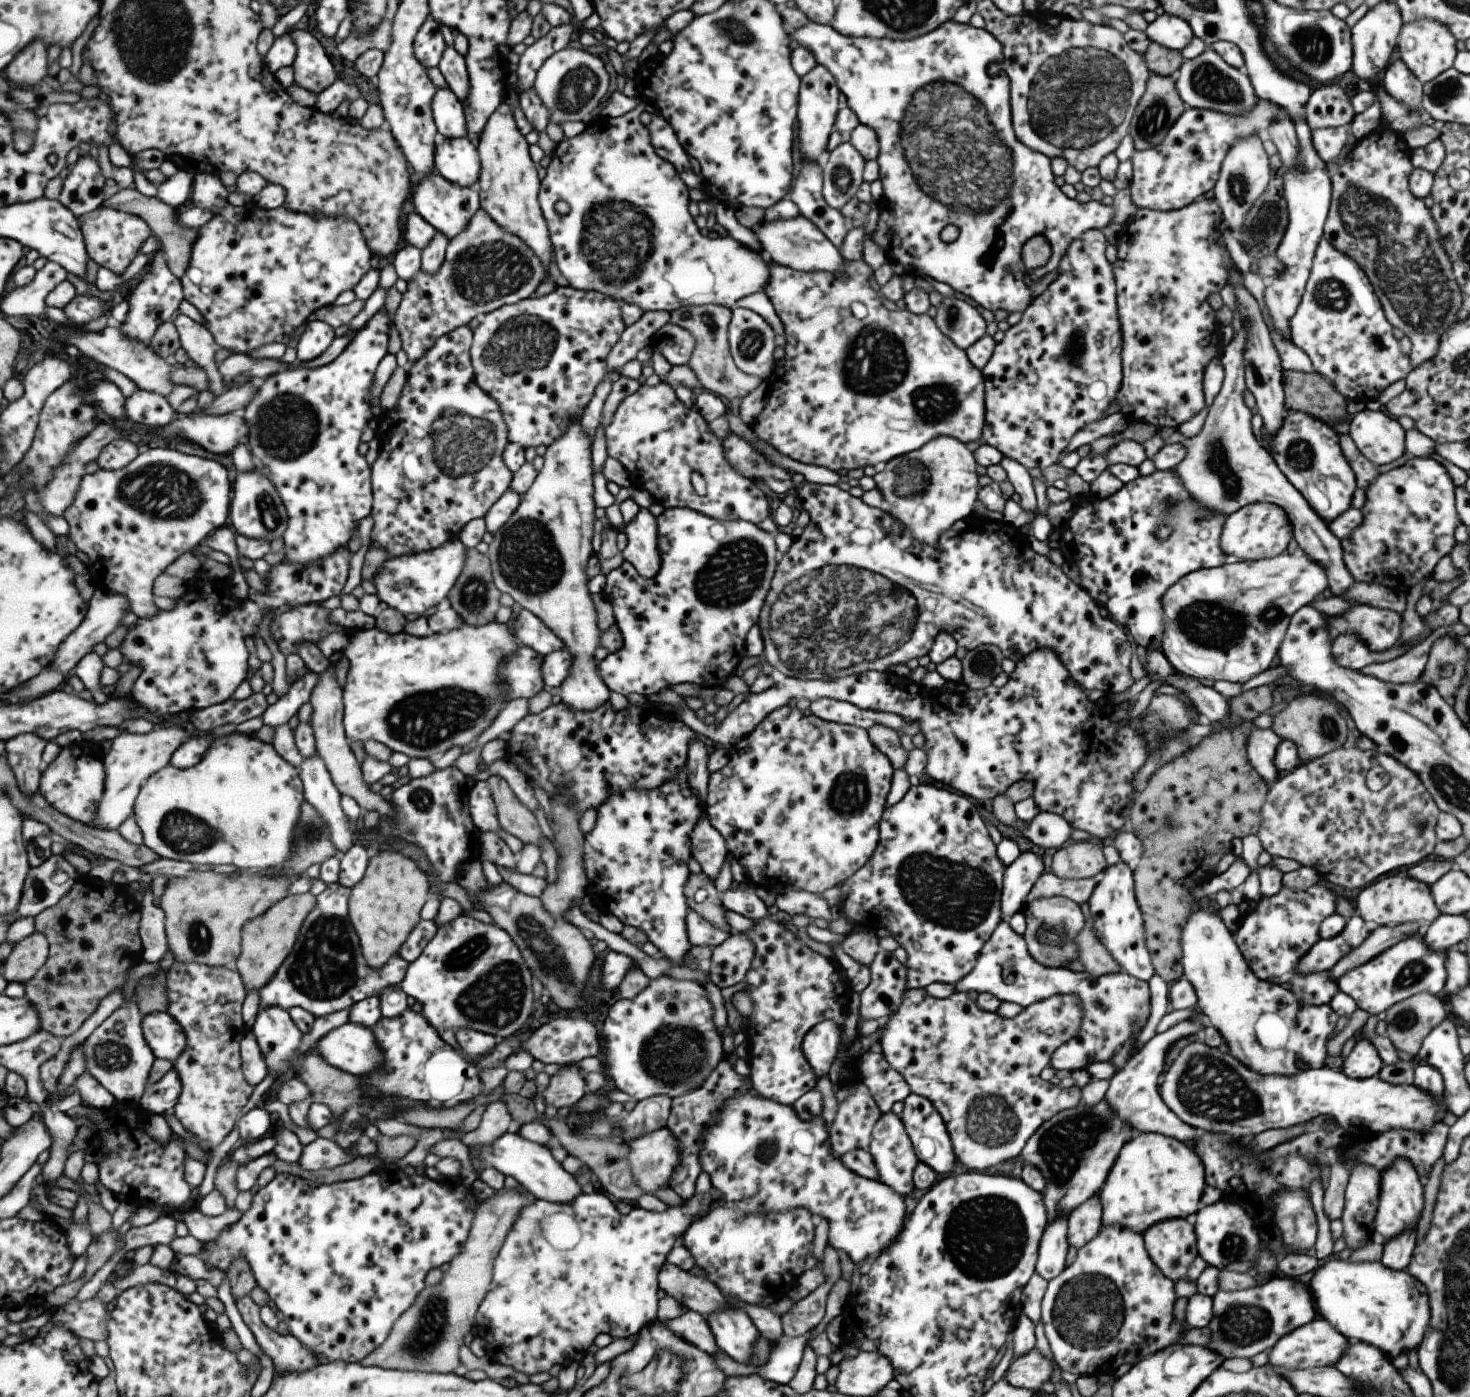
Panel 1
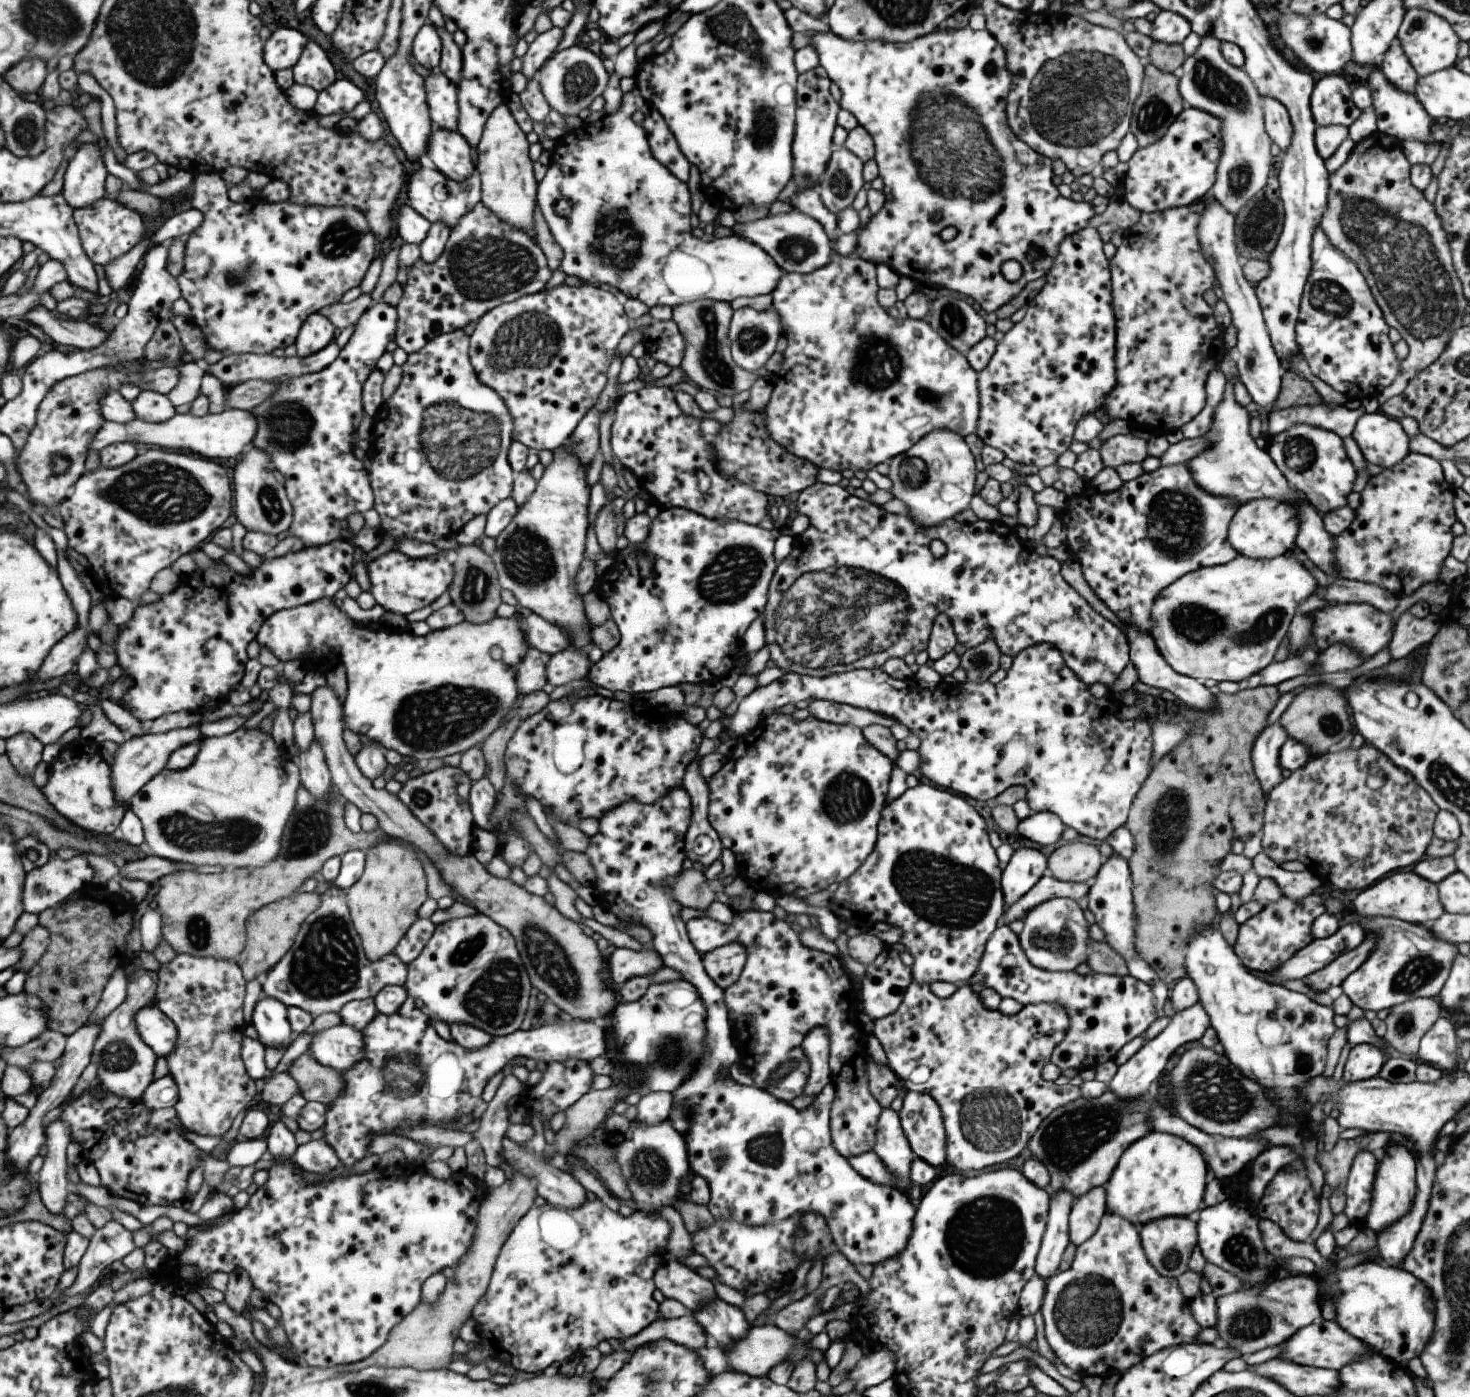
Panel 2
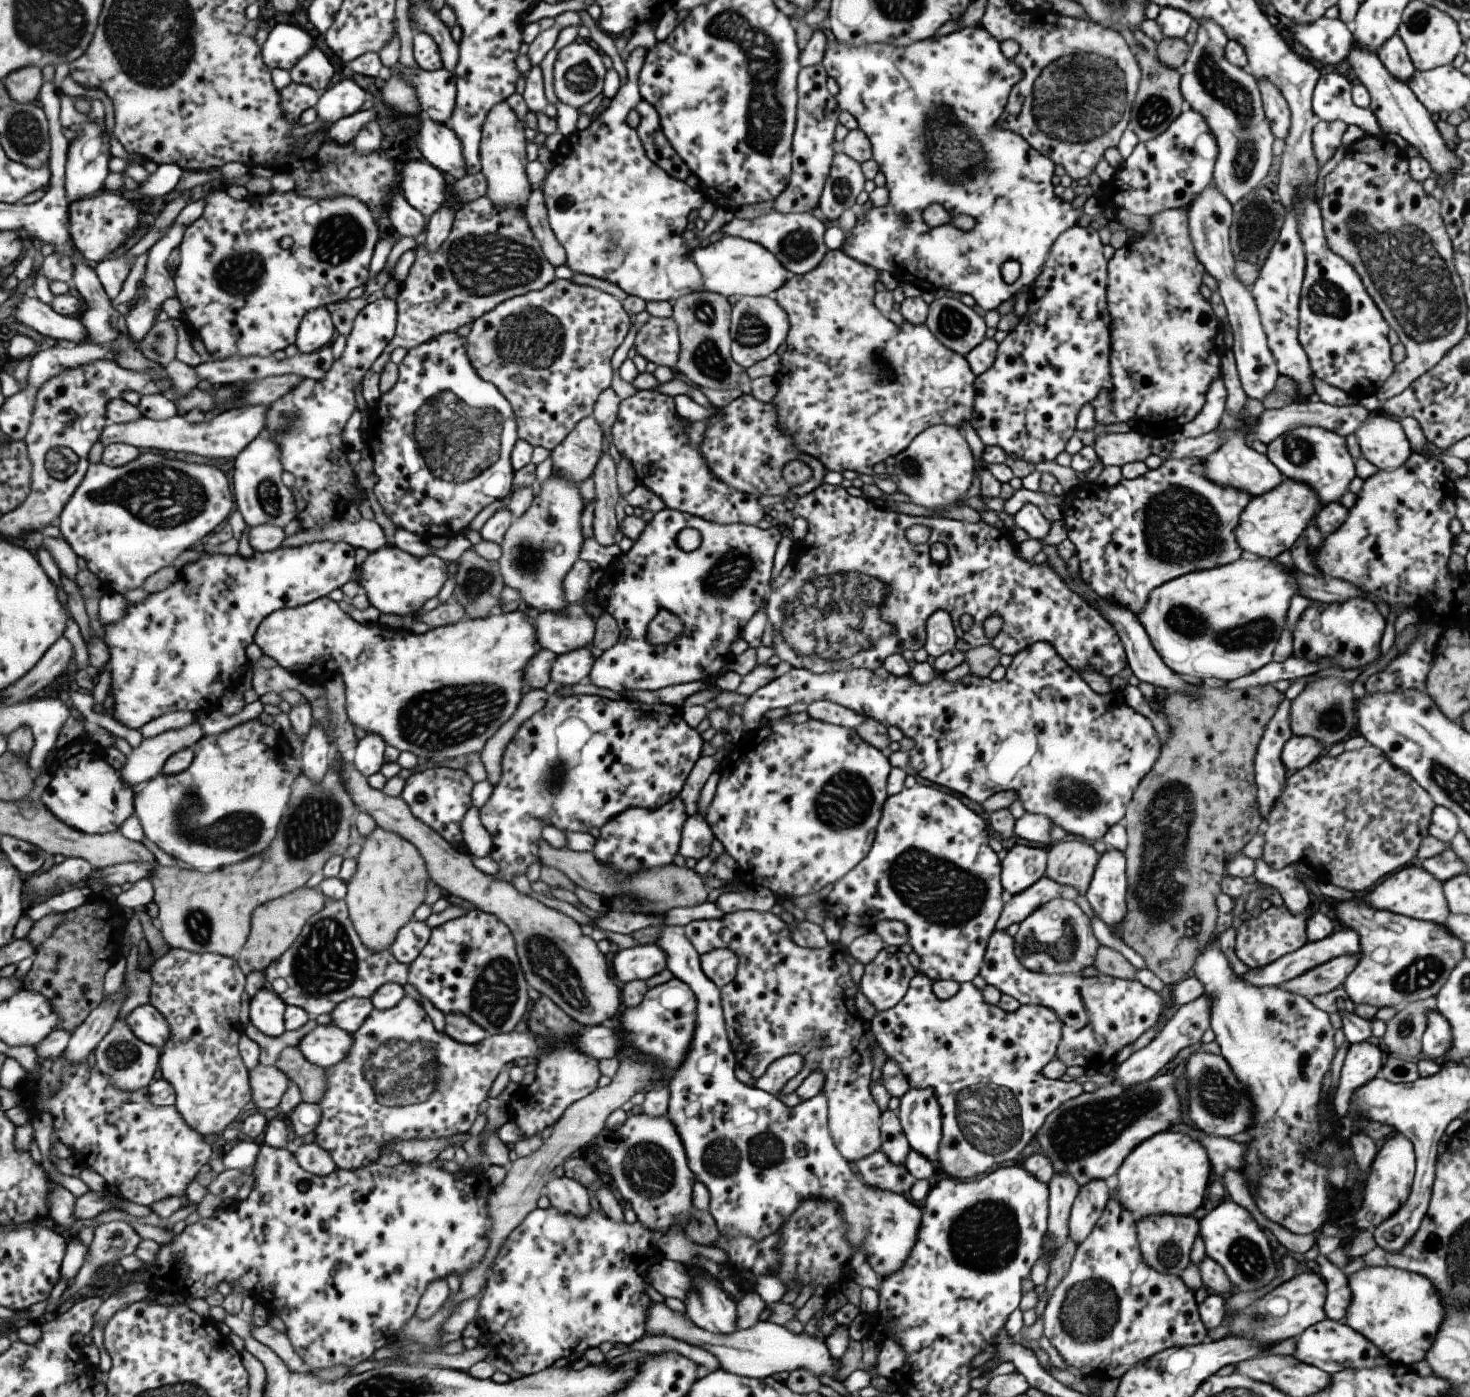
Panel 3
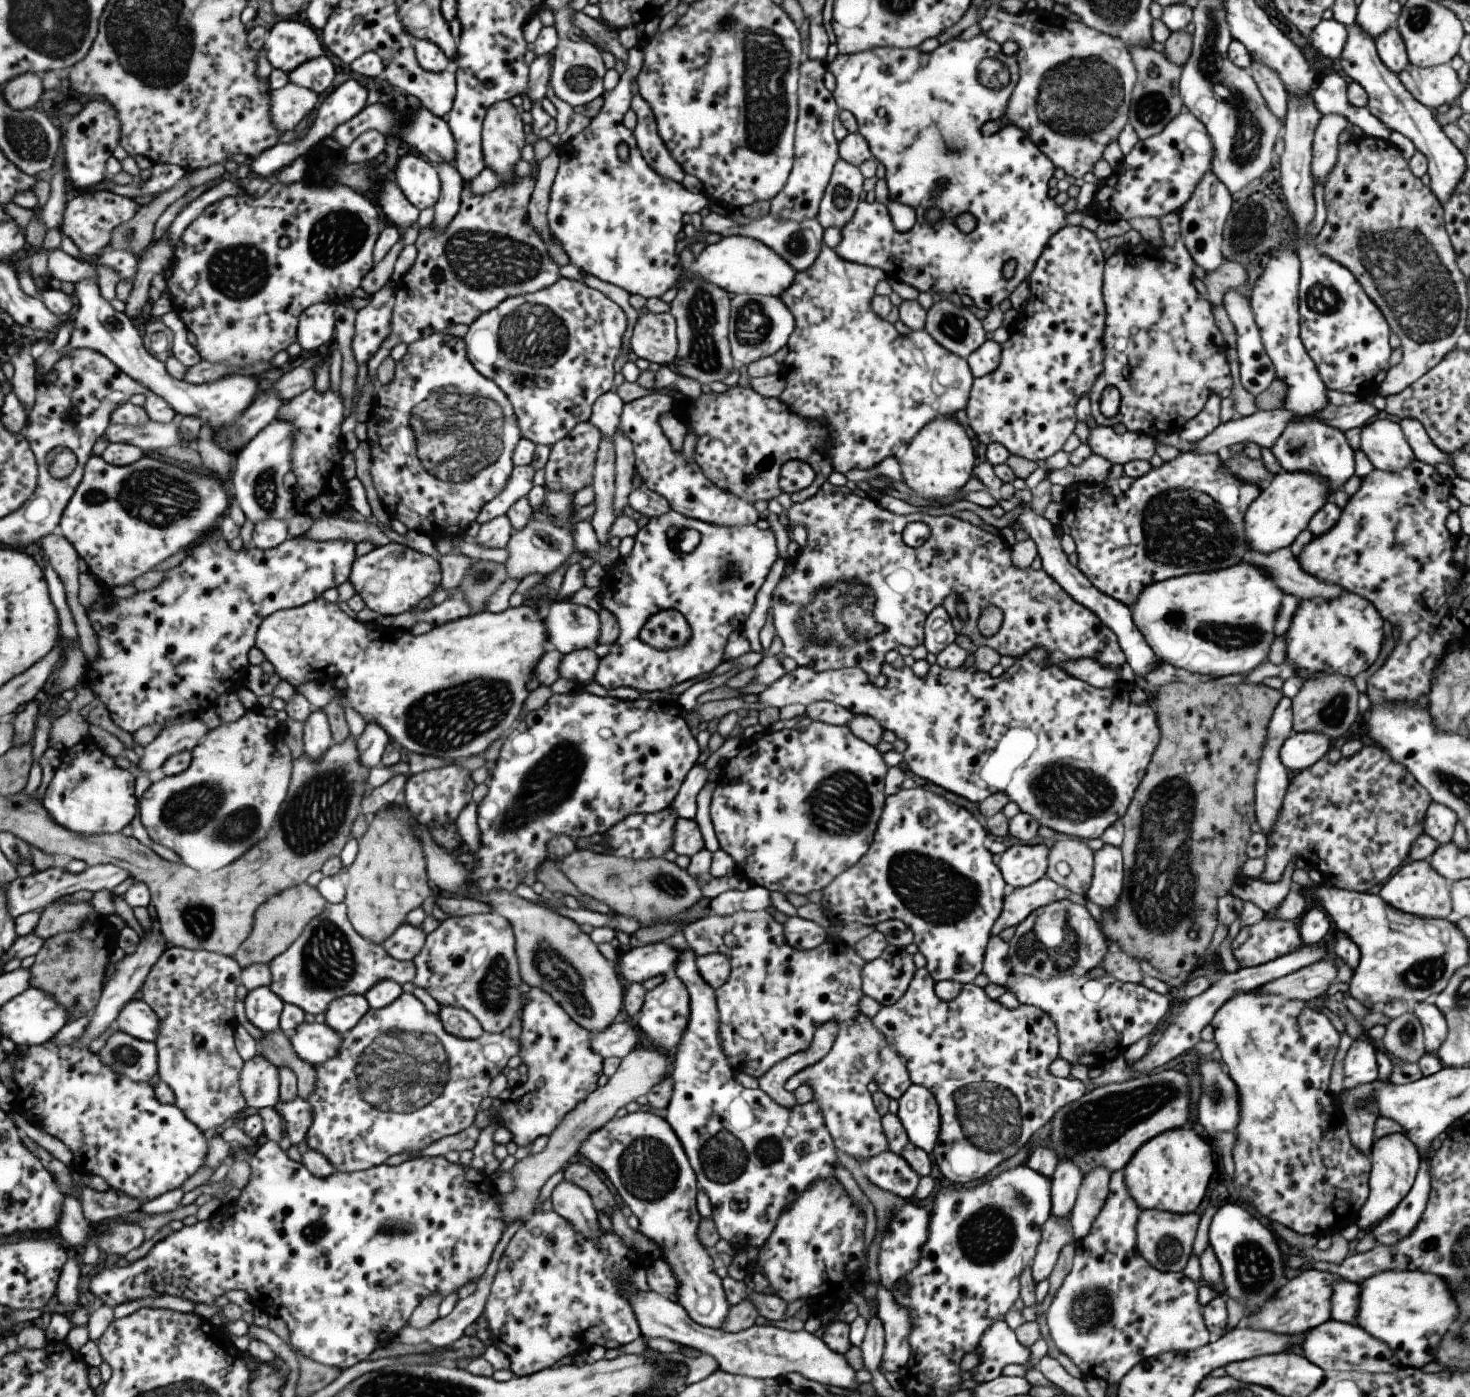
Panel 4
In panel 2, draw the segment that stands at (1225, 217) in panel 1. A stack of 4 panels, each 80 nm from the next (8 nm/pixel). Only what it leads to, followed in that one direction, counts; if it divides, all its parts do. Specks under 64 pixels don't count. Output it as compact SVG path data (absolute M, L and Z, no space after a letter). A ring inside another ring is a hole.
M1205 36L1200 40L1197 50L1185 57L1177 69L1177 88L1179 96L1190 108L1211 114L1224 123L1221 156L1217 162L1211 194L1227 210L1227 214L1237 216L1237 212L1266 184L1273 166L1270 154L1272 142L1265 134L1261 97L1253 82L1242 68L1235 68L1225 62L1219 52L1220 41L1217 38Z

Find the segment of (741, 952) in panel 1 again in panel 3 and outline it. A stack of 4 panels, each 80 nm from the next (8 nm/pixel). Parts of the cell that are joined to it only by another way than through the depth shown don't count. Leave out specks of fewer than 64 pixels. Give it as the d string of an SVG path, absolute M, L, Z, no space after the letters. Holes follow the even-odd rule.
M734 947L711 950L701 955L699 961L701 972L715 984L716 989L732 983L738 963Z

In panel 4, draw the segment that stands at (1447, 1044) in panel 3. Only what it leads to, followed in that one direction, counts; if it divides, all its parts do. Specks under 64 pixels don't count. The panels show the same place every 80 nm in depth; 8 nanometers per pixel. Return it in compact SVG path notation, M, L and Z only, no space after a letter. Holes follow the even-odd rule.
M1414 1003L1410 1005L1410 1010L1416 1014L1421 1024L1425 1053L1436 1053L1447 1036L1443 1015L1432 1004Z

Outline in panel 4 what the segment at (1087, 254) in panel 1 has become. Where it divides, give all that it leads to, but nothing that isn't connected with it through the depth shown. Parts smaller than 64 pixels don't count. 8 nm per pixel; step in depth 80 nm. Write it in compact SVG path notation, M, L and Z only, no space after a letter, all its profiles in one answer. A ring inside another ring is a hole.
M1065 225L1049 238L1045 250L1028 278L1029 295L1025 308L1010 336L1000 345L999 364L993 372L973 379L965 406L969 428L979 443L997 443L1009 455L1029 461L1046 460L1061 450L1076 424L1075 406L1081 396L1088 396L1101 370L1101 330L1105 308L1101 295L1105 261L1099 240L1081 226Z

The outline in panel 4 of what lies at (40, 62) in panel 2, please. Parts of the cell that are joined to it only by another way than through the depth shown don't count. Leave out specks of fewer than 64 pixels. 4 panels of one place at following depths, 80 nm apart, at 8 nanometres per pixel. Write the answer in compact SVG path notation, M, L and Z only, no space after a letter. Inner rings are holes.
M21 74L21 77L13 78L8 84L3 85L5 100L15 110L25 110L42 105L41 96L45 92L41 74Z

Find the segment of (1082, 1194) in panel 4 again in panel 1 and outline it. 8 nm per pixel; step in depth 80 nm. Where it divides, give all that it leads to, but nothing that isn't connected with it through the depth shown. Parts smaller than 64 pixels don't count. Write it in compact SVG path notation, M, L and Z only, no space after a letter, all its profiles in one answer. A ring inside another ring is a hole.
M1093 1194L1081 1206L1077 1206L1066 1218L1068 1246L1078 1249L1089 1242L1101 1227L1101 1204Z

